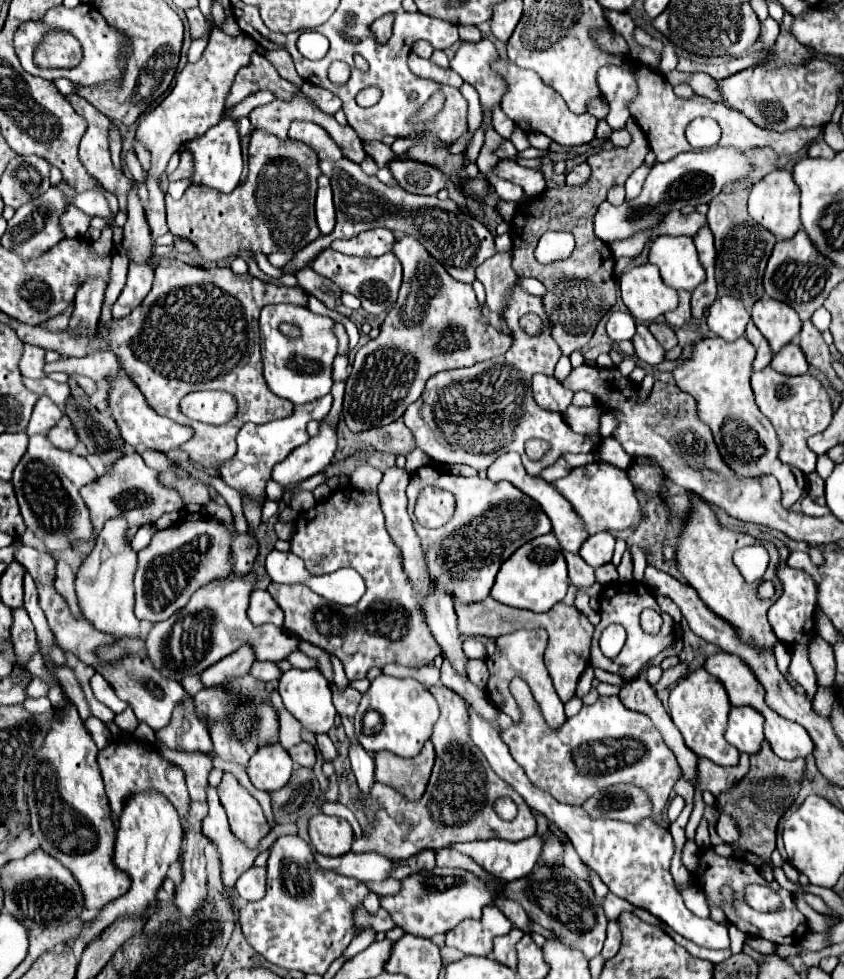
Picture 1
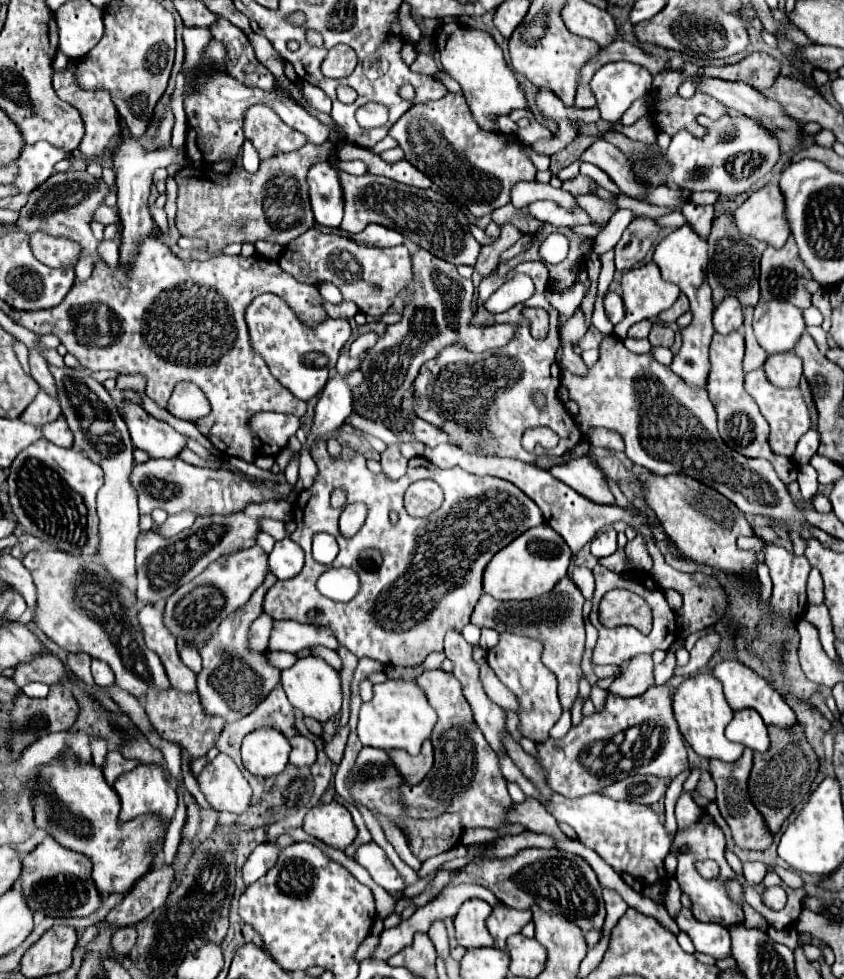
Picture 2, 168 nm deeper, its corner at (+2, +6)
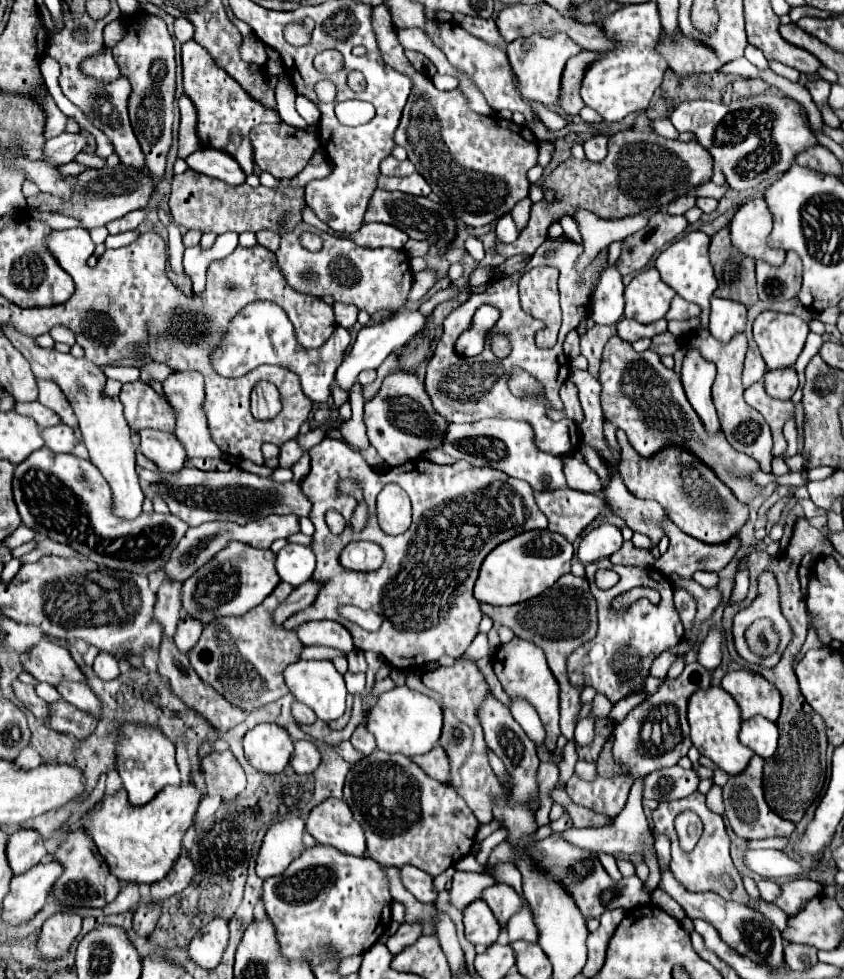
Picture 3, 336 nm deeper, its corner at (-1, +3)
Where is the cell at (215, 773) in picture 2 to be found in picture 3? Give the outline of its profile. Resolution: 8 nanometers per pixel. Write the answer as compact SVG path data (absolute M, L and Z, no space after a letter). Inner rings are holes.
M212 751L202 759L202 773L208 795L220 795L224 801L234 801L246 787L246 775L232 751Z

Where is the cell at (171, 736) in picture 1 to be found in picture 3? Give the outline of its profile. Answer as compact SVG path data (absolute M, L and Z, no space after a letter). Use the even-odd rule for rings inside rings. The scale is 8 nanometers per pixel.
M170 577L158 589L156 621L164 627L164 635L168 637L176 633L176 625L180 619L180 607L182 607L180 591L182 591L182 581L170 581Z

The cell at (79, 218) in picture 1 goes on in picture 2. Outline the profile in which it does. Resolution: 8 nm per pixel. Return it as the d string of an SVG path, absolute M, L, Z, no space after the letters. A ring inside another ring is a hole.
M105 204L99 206L99 208L95 210L93 220L95 220L95 222L101 222L101 224L119 224L119 216L117 216L117 212L111 210L111 208L107 208Z

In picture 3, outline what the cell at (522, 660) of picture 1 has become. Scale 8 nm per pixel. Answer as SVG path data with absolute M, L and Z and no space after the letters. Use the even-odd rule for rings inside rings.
M514 637L510 643L502 645L498 653L494 653L494 673L500 679L504 691L508 693L510 699L522 697L528 701L536 713L540 715L544 729L546 729L546 747L550 751L556 749L556 739L560 737L560 727L558 727L558 683L548 669L544 651L536 647L534 643L522 641L520 637Z

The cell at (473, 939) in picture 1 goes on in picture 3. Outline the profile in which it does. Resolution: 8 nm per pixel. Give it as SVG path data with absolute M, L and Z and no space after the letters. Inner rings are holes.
M482 899L472 901L464 909L464 927L466 927L466 939L472 941L476 947L490 947L502 931L492 909Z

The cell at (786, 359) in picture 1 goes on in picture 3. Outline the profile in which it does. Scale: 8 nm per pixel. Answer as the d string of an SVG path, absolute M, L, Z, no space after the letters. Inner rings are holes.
M794 367L768 371L764 375L764 389L774 399L782 399L782 401L792 399L792 395L798 389L798 375L796 375Z

